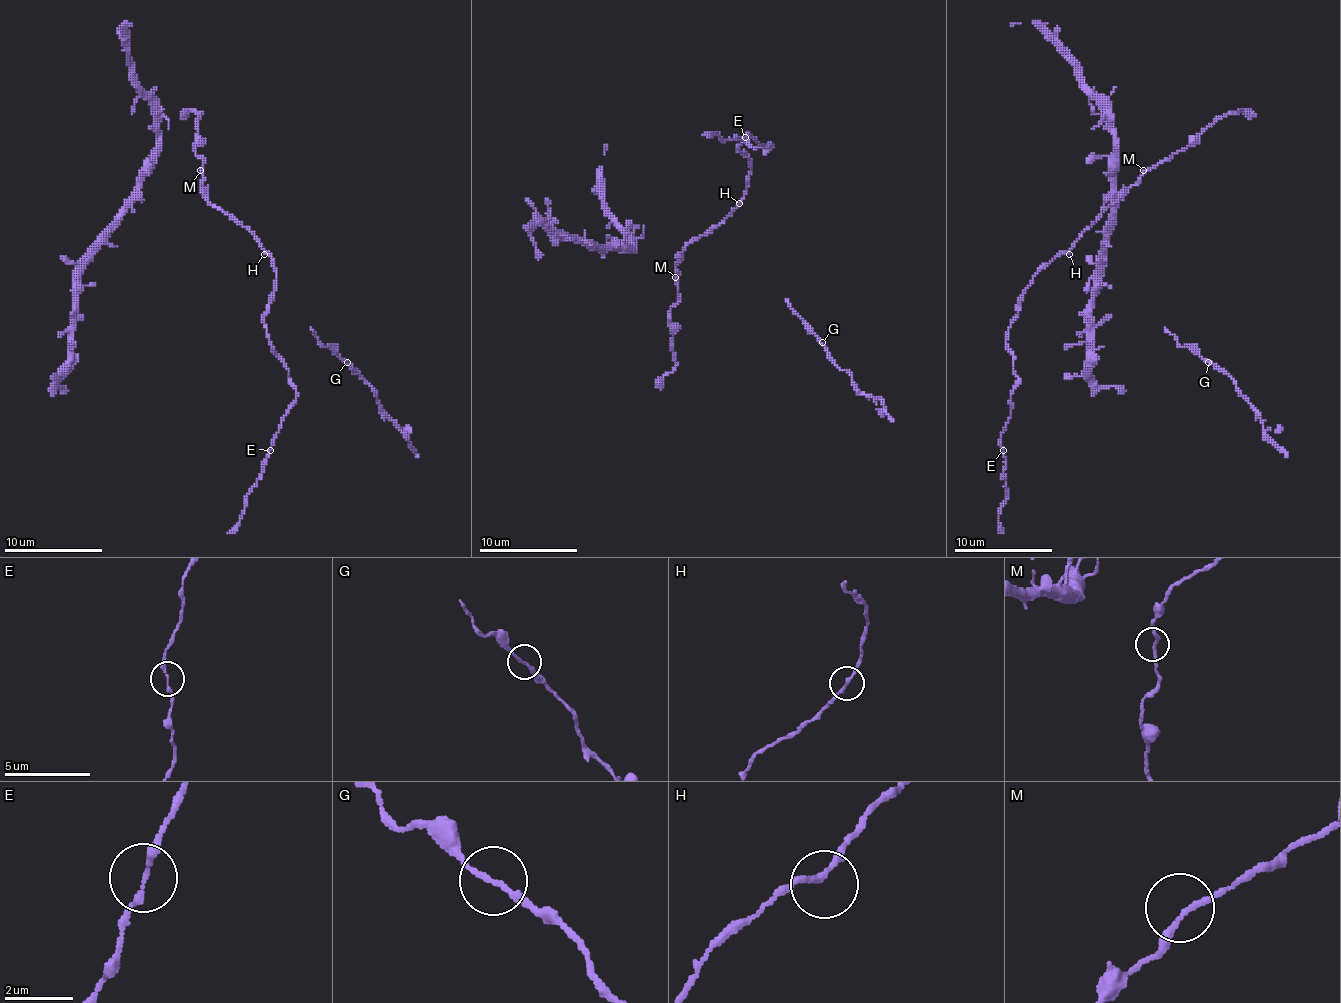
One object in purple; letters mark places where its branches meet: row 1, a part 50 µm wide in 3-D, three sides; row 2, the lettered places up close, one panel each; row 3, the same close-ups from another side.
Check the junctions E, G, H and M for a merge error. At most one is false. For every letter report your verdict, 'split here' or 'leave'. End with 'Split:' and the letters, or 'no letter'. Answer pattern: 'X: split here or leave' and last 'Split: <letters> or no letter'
E: leave
G: leave
H: leave
M: leave
Split: no letter

